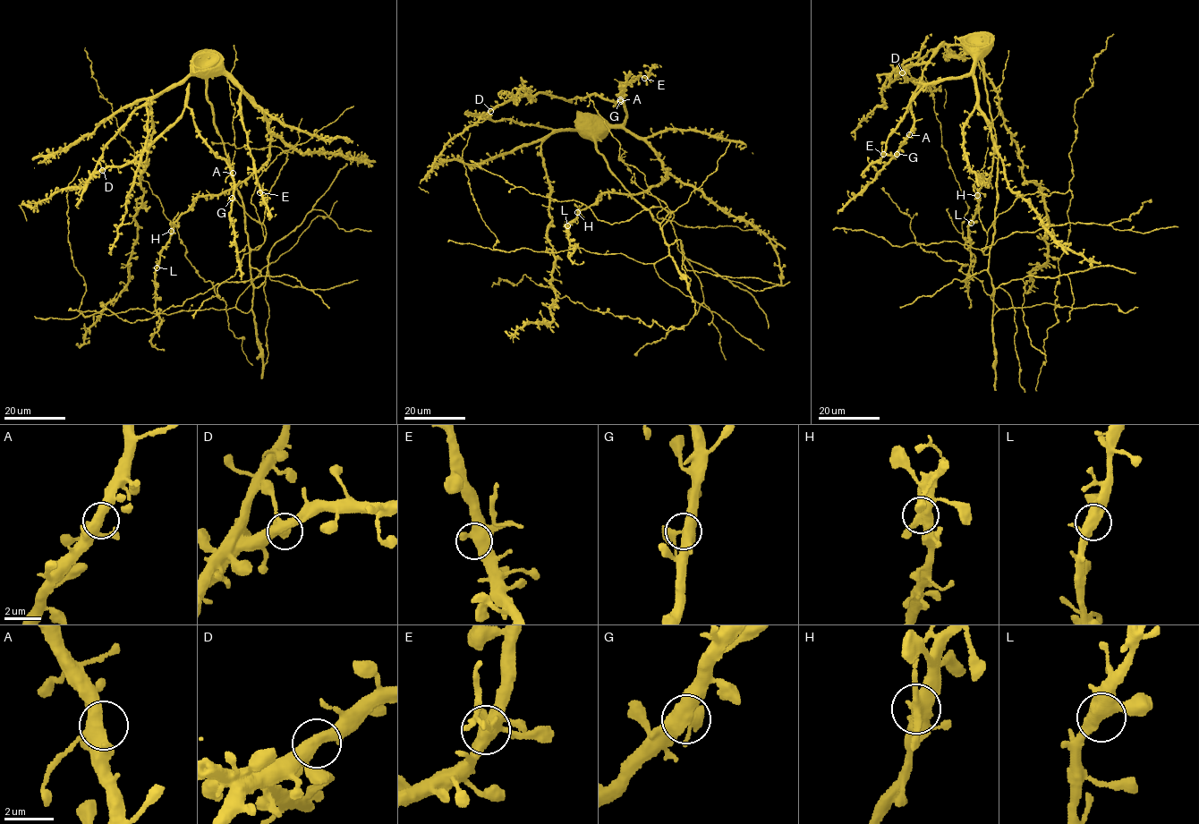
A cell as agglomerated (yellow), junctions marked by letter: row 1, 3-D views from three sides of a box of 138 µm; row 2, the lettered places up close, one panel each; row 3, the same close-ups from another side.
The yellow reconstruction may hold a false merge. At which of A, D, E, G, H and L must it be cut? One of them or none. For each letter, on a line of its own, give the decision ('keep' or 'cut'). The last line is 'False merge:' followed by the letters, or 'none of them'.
A: keep
D: keep
E: keep
G: keep
H: cut
L: keep
False merge: H

